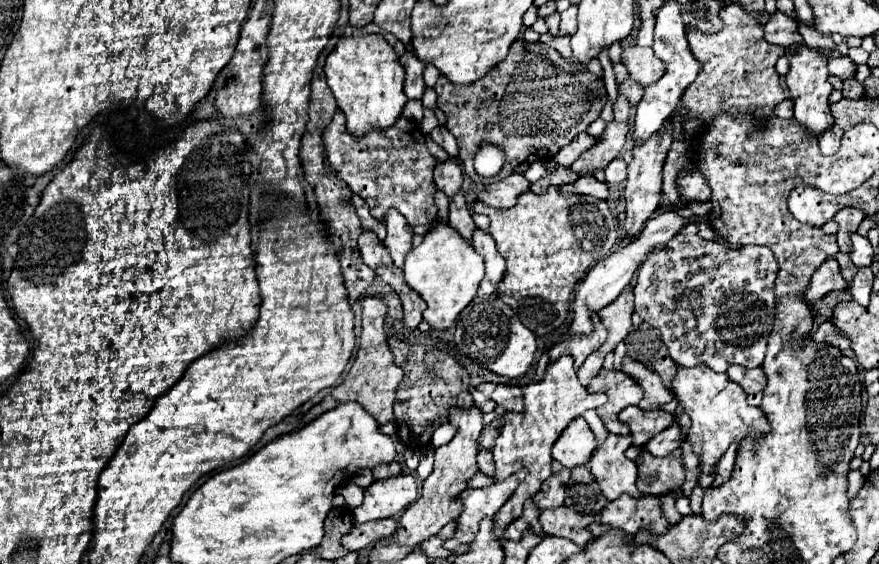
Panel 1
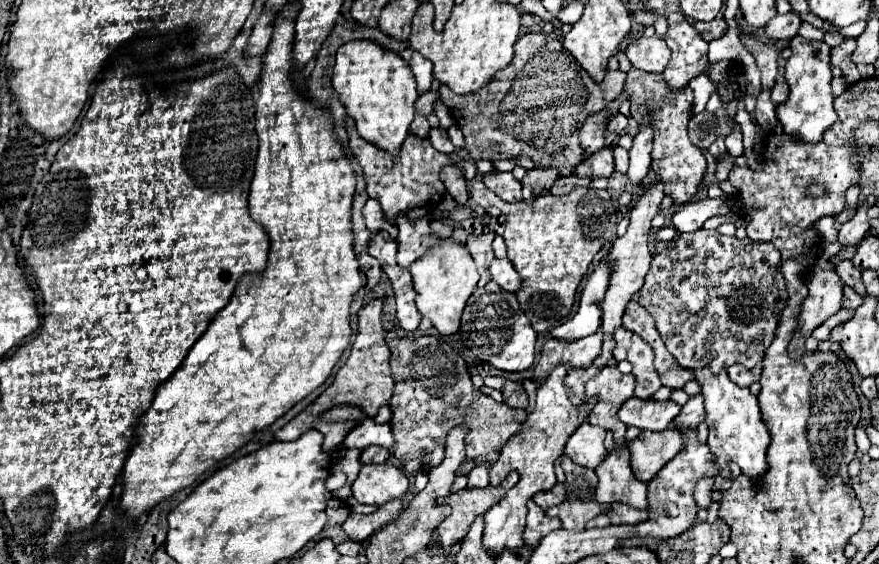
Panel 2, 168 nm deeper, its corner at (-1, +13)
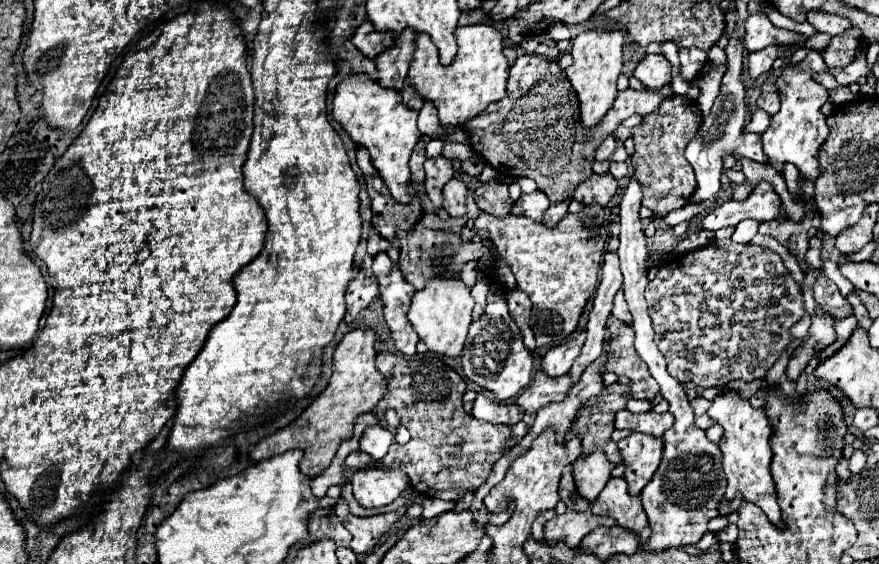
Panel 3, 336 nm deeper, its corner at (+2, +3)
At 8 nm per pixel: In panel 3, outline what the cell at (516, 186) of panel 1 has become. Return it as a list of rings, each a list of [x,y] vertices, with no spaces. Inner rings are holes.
[[[483,183],[475,189],[475,201],[477,207],[495,215],[495,217],[507,217],[513,209],[513,199],[509,197],[505,183]]]

